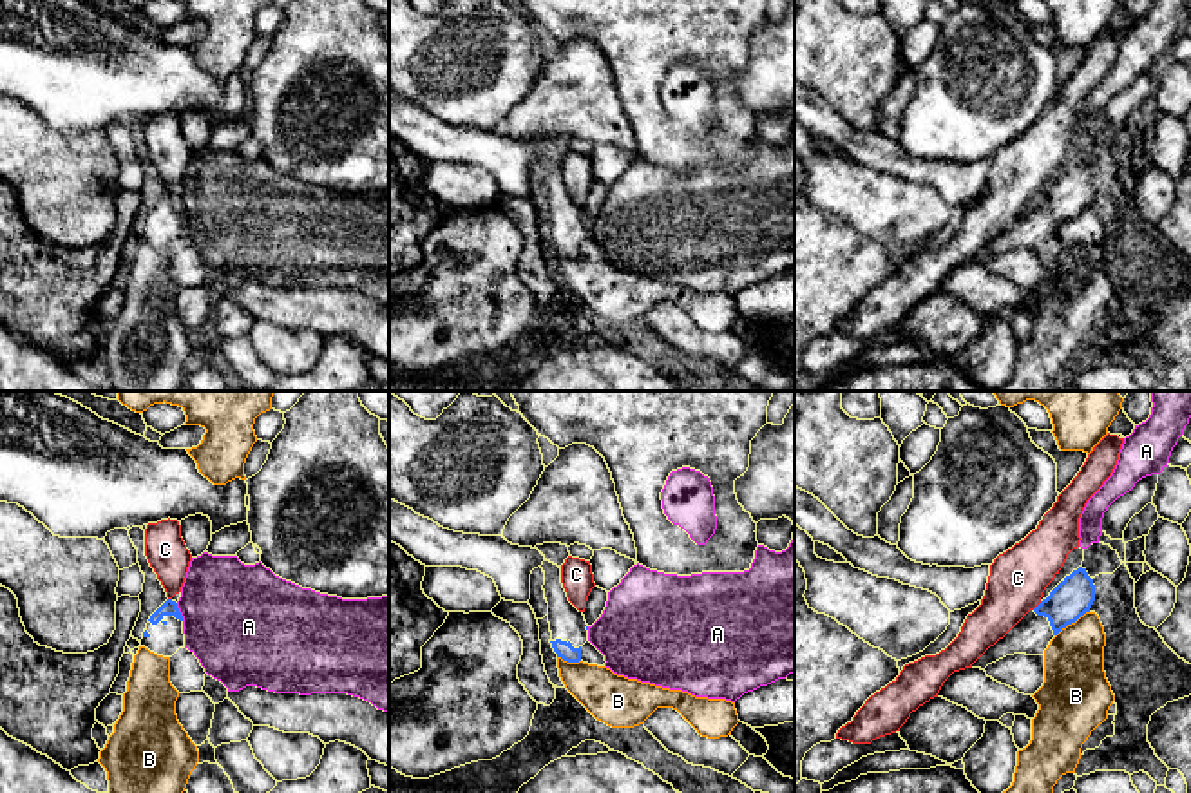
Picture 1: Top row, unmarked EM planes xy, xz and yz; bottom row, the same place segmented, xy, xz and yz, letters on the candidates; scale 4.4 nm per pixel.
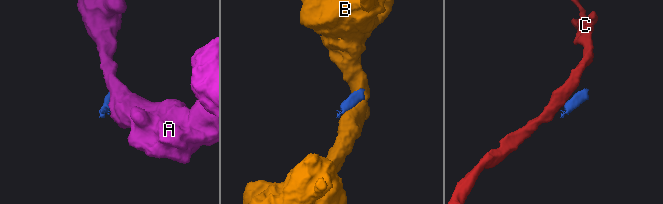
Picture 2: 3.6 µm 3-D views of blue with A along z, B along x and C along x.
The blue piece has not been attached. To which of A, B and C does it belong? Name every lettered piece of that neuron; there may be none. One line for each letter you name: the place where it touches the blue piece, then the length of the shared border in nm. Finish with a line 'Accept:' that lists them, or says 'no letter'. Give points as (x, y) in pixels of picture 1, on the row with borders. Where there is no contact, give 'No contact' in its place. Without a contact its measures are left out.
Accept: no letter

